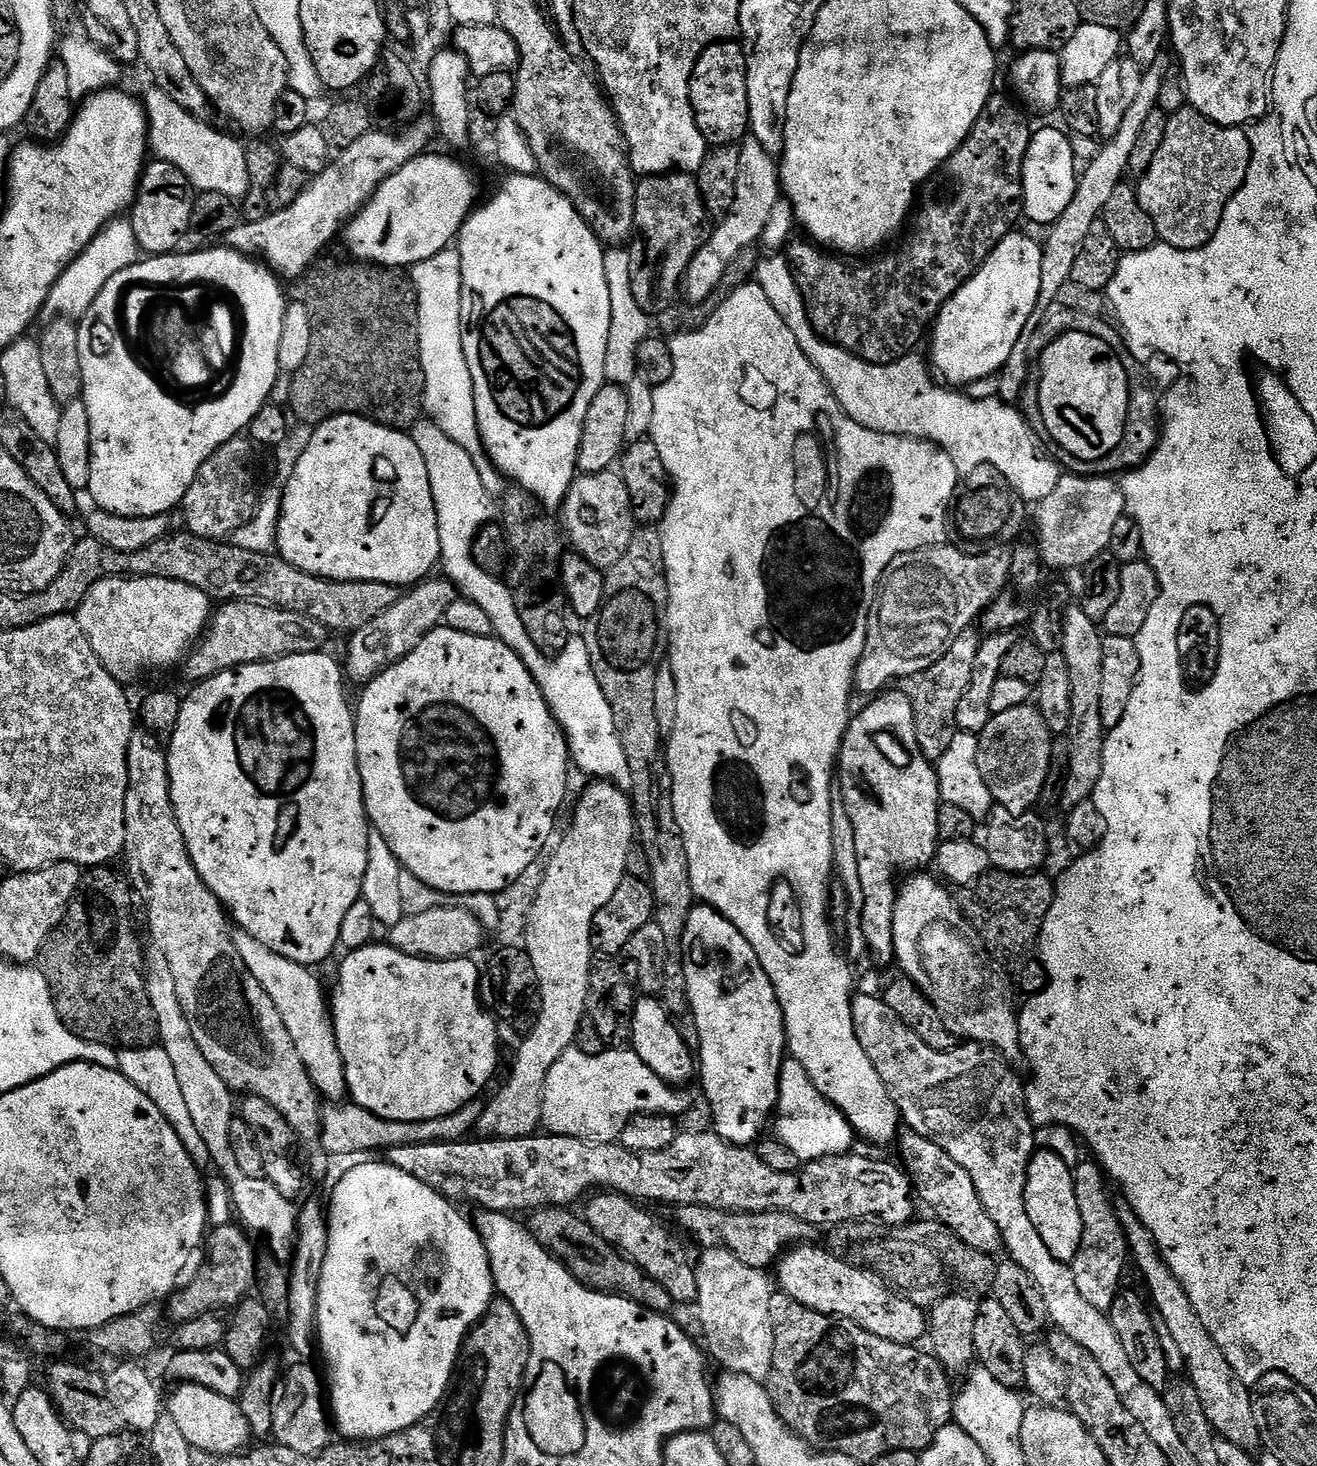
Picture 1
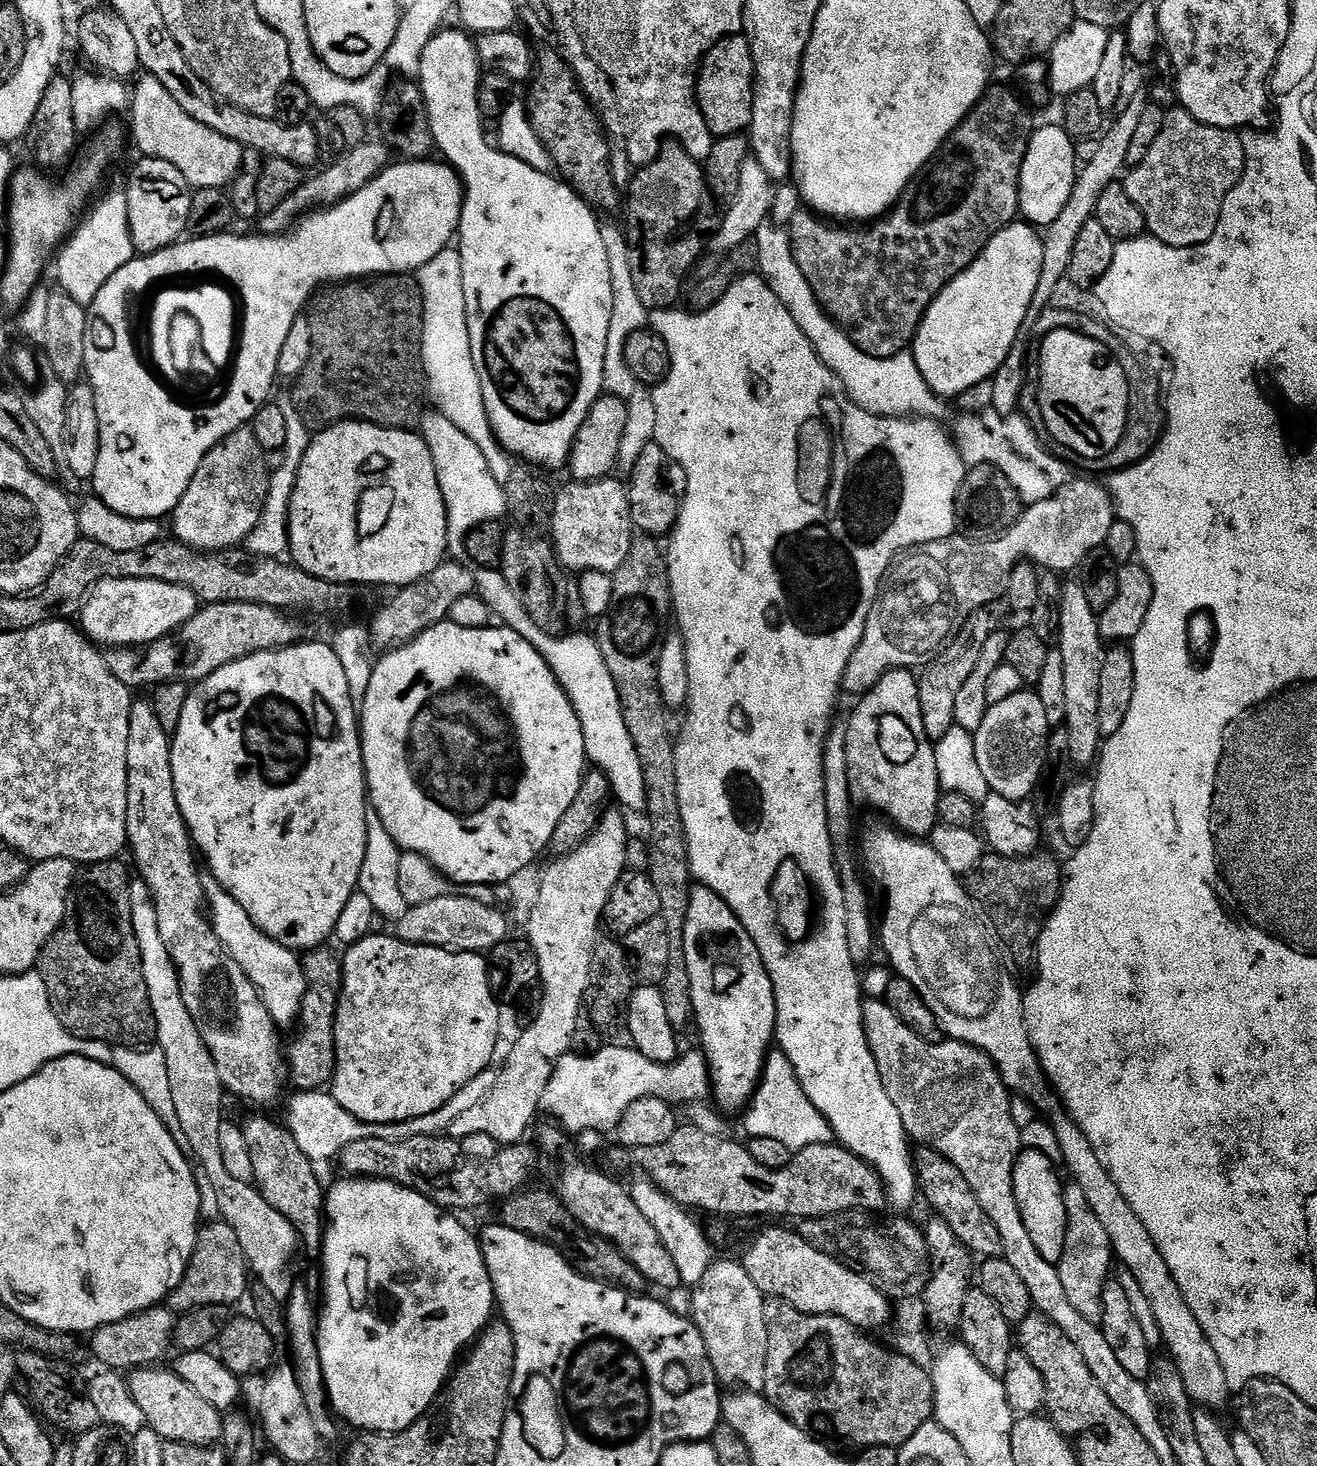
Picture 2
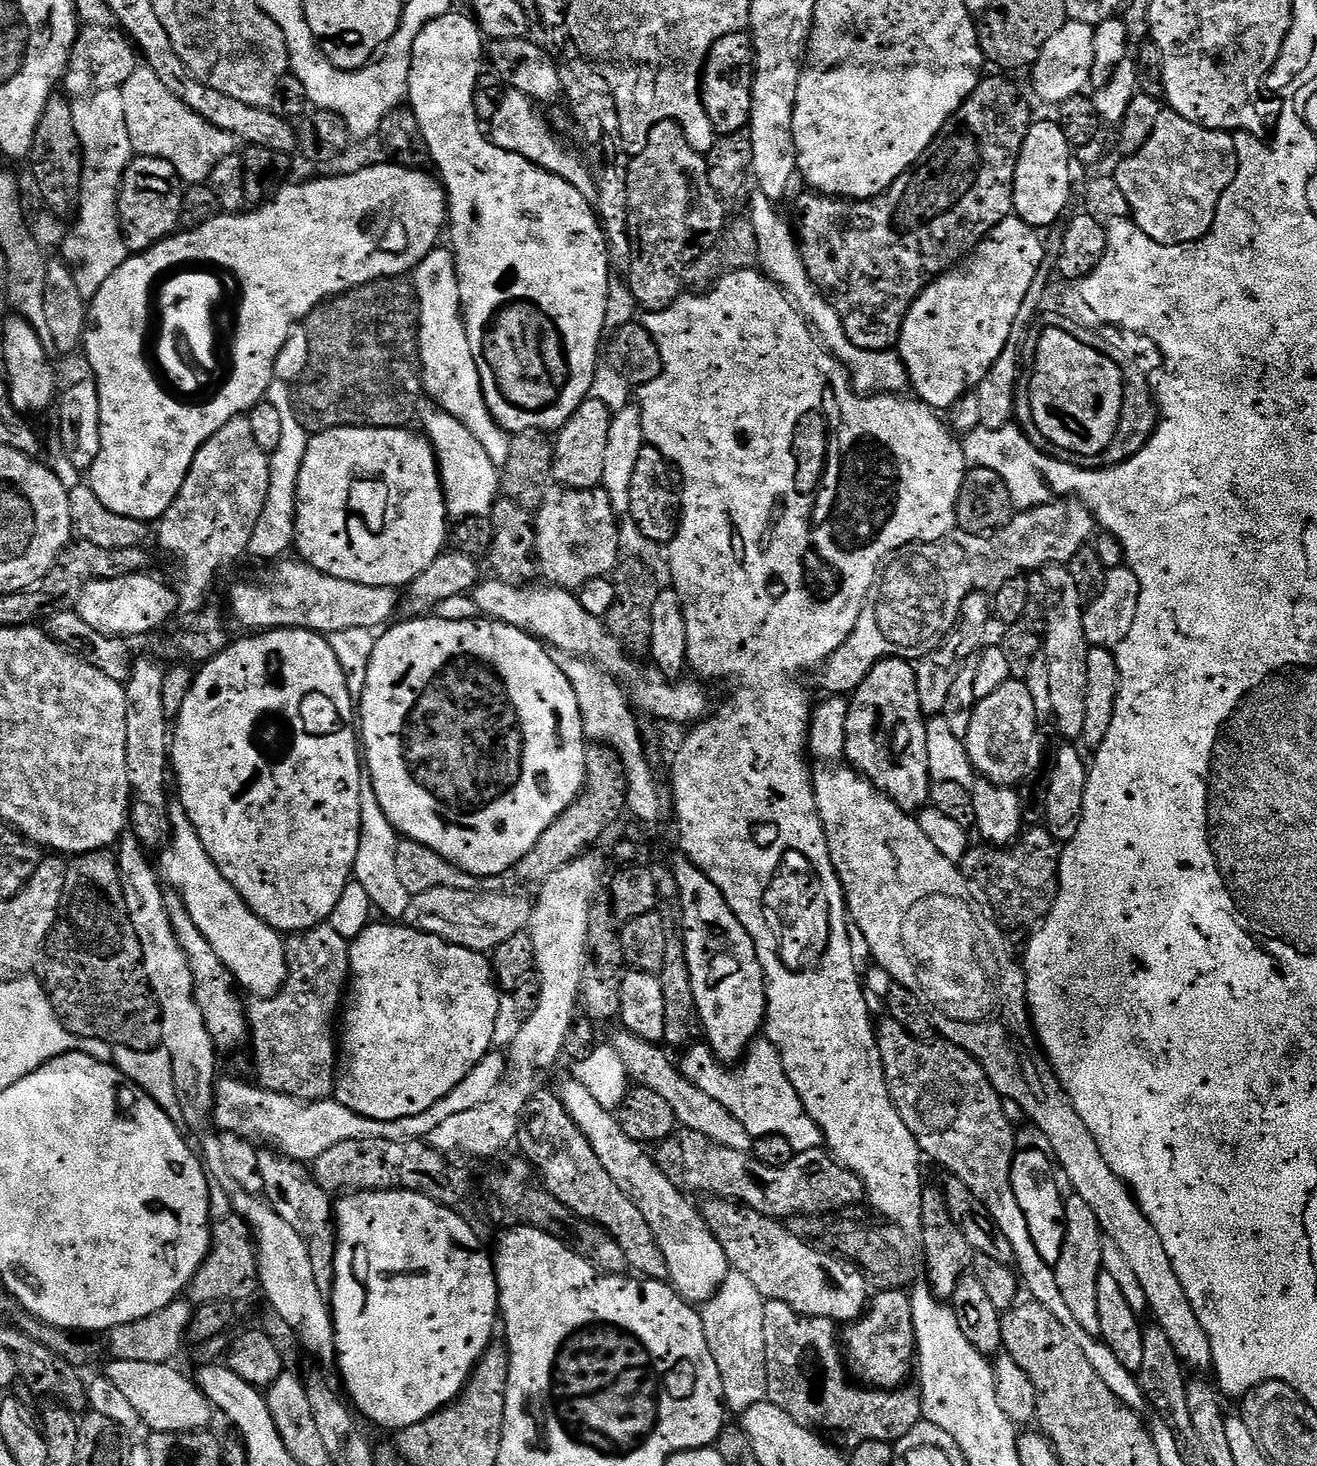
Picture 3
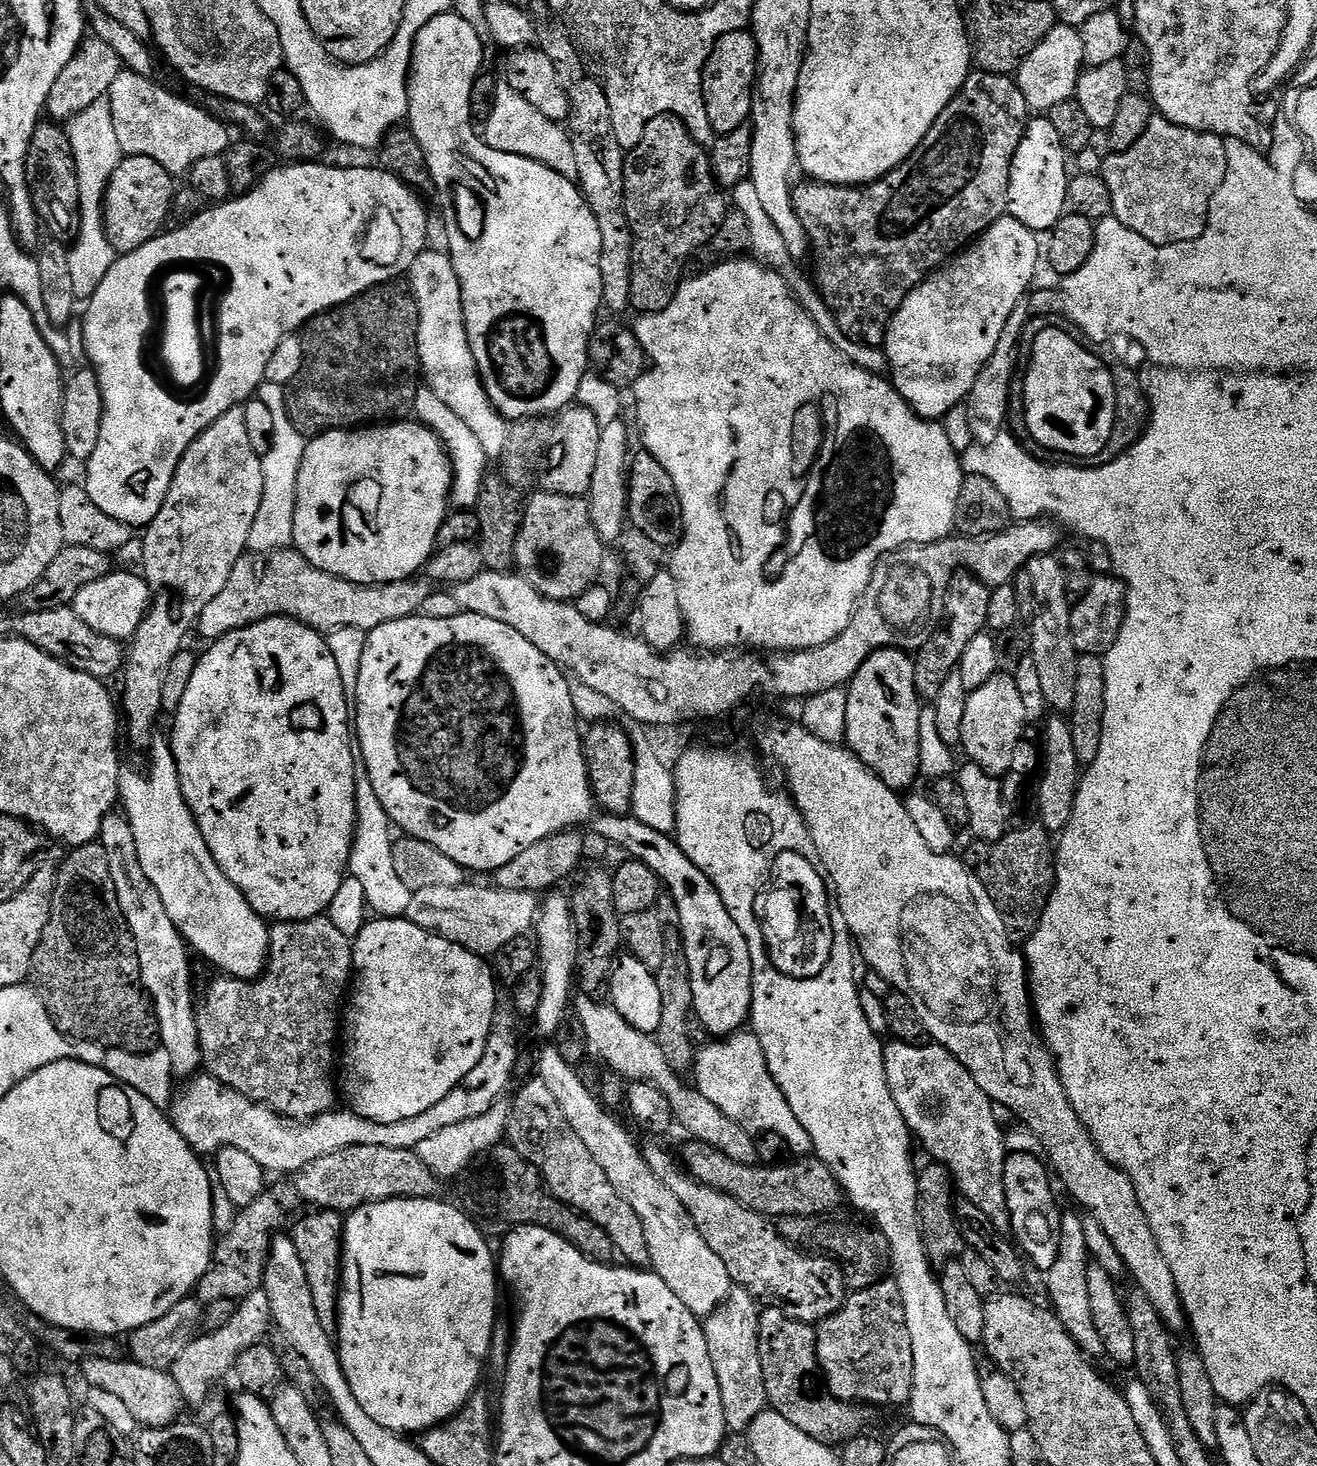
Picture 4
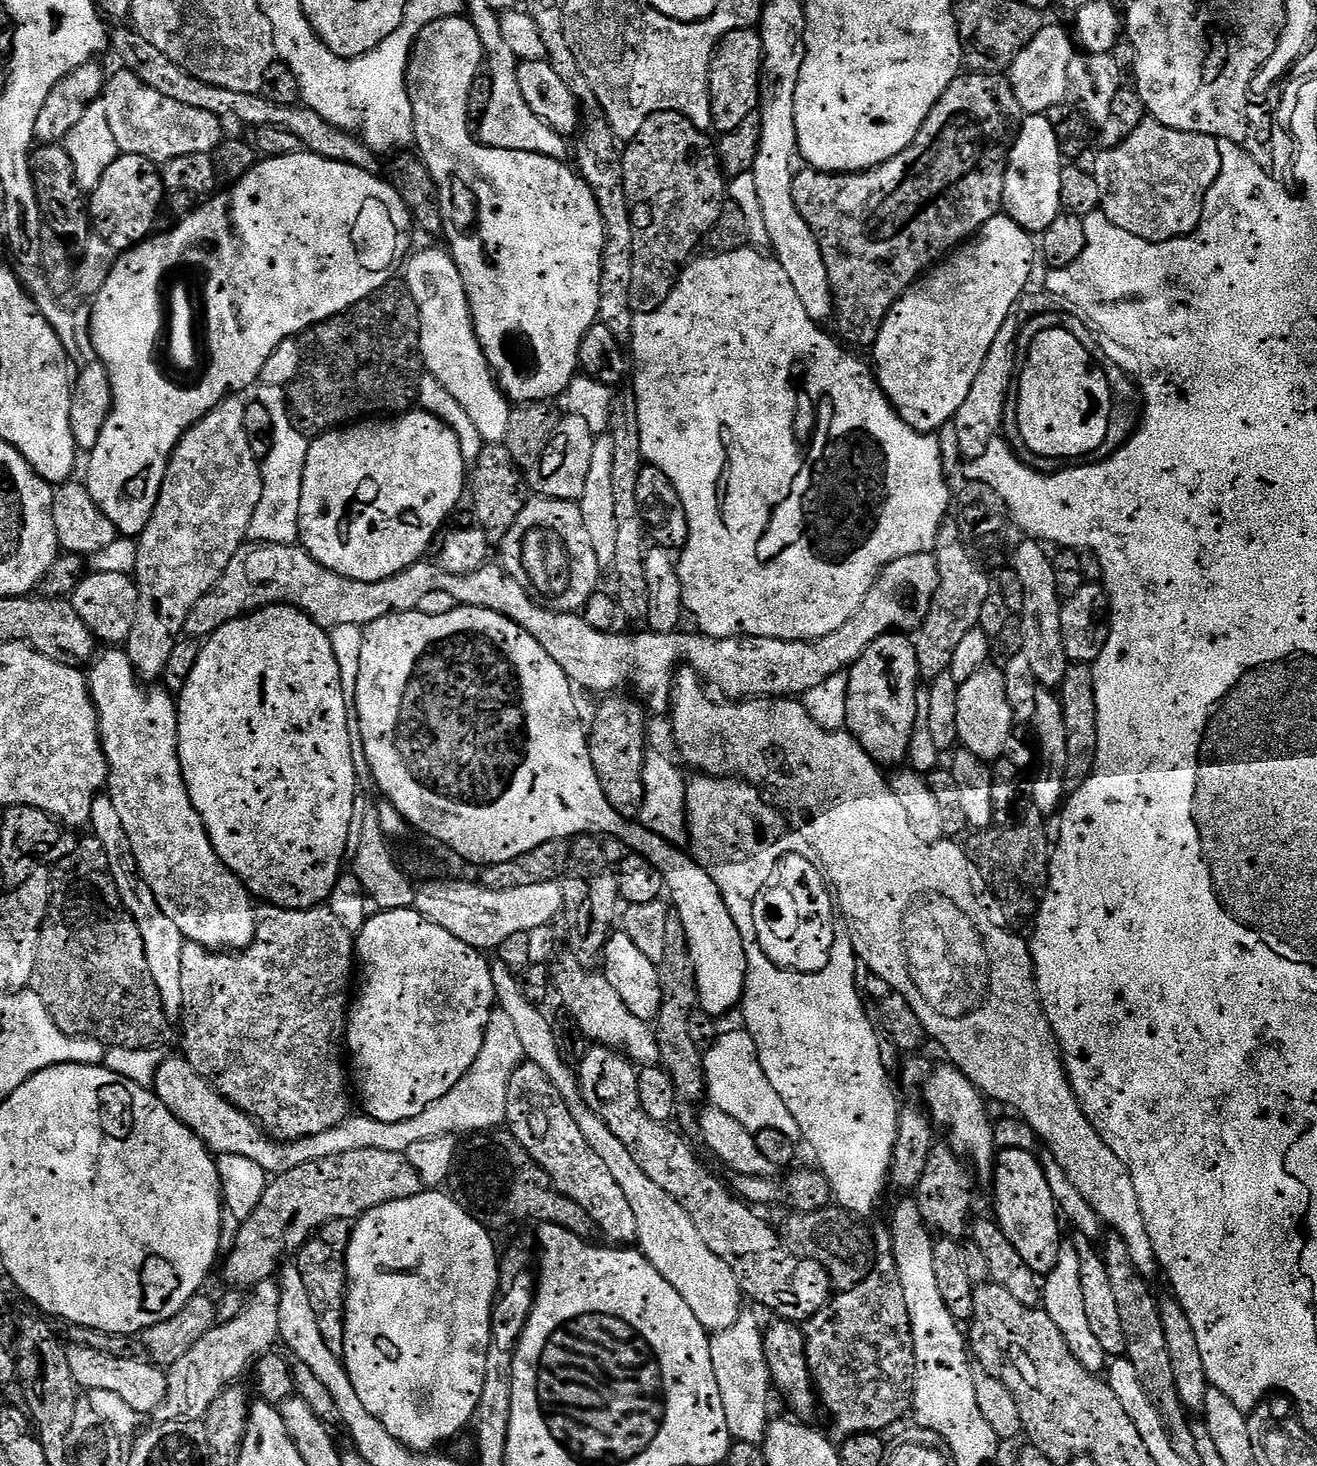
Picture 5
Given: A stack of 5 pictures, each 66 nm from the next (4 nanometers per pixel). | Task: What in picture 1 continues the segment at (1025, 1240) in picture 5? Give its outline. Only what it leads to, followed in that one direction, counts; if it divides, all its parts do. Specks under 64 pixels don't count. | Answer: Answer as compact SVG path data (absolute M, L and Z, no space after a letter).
M1033 1151L1028 1161L1028 1172L1024 1175L1024 1201L1026 1214L1030 1214L1030 1222L1034 1222L1034 1230L1046 1244L1046 1250L1050 1250L1054 1258L1070 1262L1080 1249L1082 1234L1082 1216L1078 1214L1073 1169L1054 1152Z

